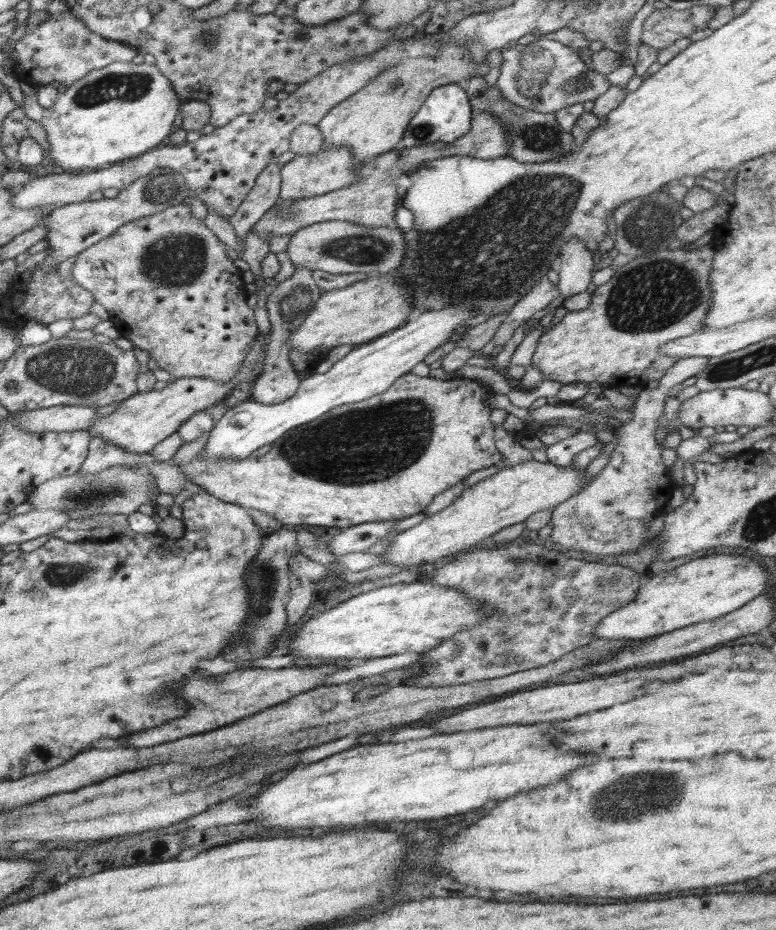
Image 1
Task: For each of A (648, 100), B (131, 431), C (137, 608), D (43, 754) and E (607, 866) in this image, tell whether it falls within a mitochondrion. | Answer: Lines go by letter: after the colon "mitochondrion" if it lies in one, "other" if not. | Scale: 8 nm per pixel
A: other
B: other
C: other
D: other
E: other

